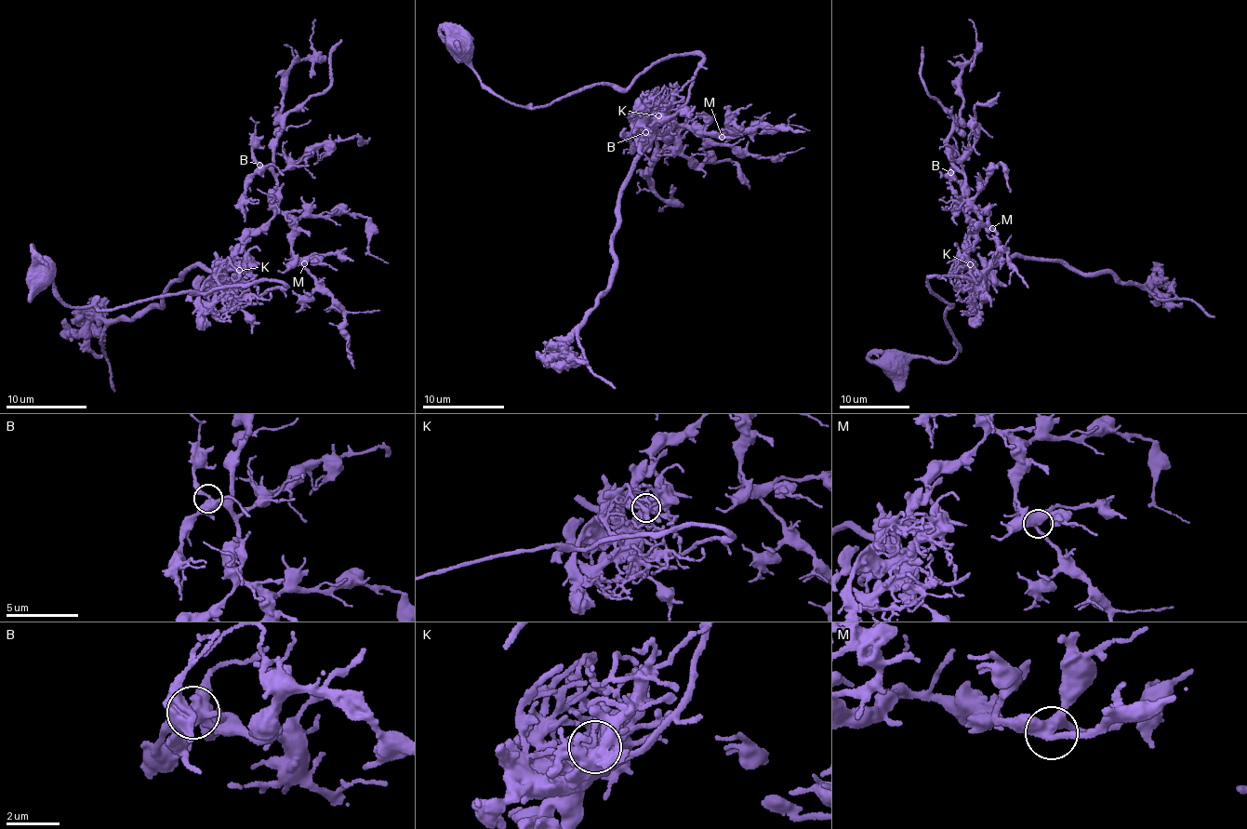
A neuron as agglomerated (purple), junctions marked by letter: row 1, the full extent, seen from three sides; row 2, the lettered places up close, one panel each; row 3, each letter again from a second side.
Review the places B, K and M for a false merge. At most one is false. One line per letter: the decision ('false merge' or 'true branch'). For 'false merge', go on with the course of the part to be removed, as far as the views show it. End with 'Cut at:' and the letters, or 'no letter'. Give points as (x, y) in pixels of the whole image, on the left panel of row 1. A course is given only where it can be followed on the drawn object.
B: true branch
K: false merge; foreign part runs (239, 271), (233, 253), (275, 213), (277, 176), (272, 167), (286, 72), (313, 53), (311, 33), (315, 20)
M: true branch
Cut at: K

